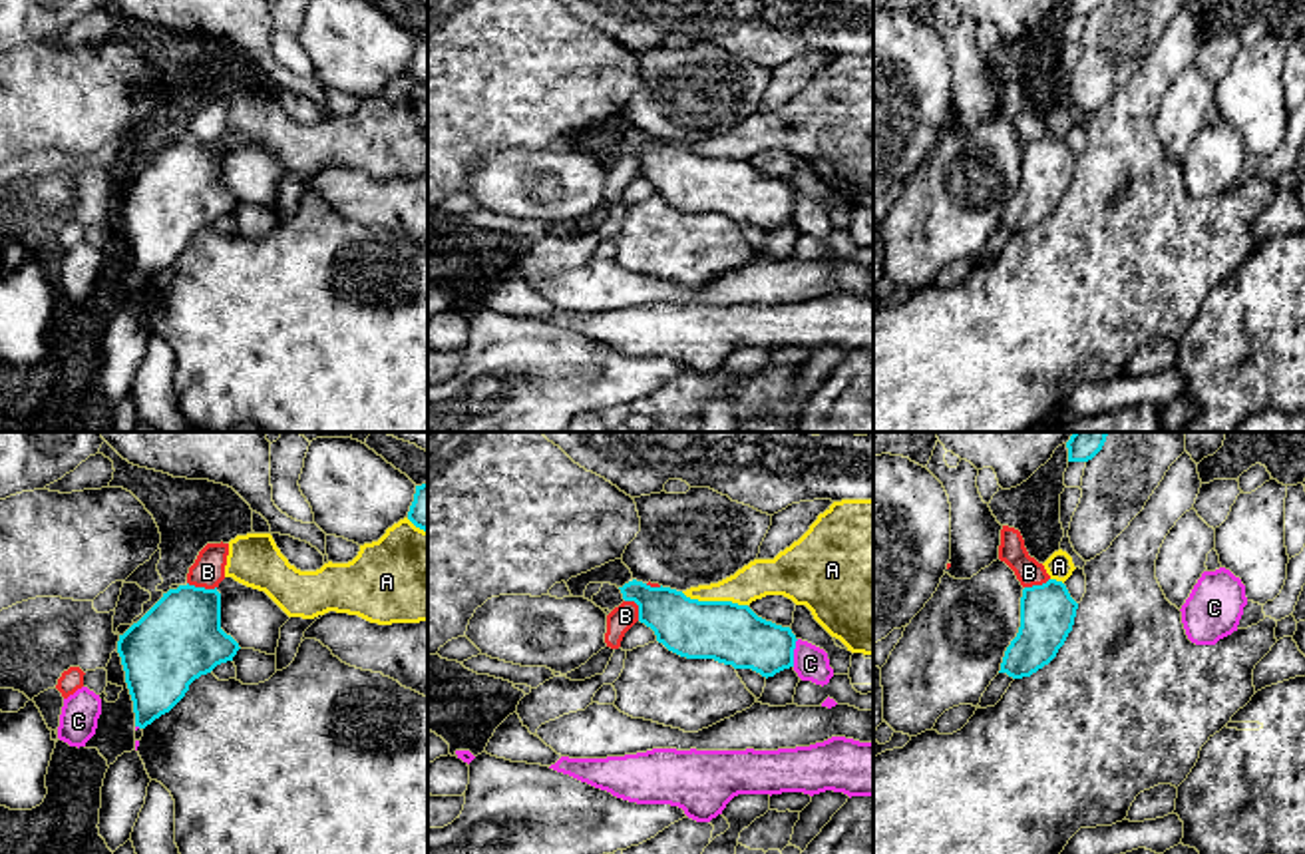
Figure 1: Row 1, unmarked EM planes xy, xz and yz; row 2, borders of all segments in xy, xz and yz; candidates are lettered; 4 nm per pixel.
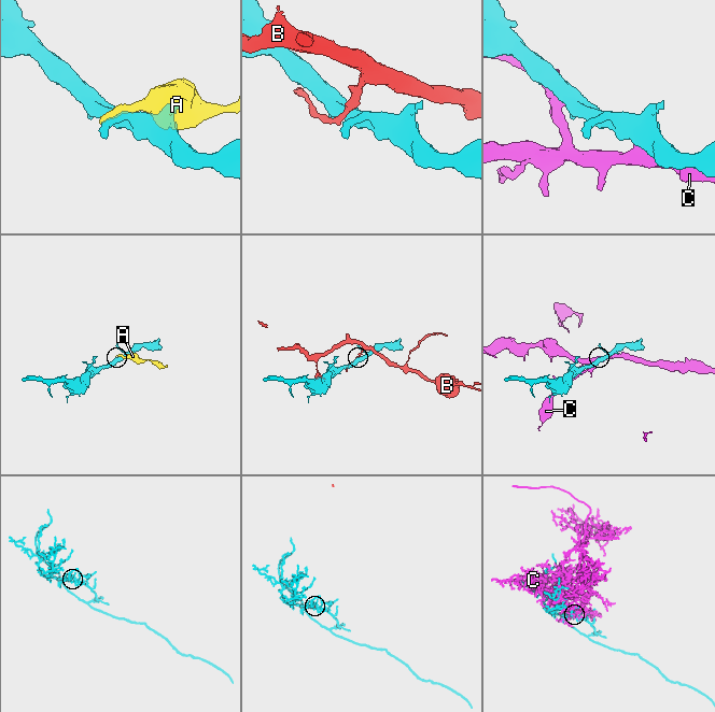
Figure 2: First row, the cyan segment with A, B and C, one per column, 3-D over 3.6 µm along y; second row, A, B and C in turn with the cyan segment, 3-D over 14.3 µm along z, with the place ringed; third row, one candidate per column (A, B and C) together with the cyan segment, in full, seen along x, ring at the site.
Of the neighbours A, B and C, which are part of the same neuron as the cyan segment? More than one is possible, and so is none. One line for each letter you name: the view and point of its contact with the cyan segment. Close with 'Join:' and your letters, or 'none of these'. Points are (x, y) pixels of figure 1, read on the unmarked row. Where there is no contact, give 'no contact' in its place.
Join: none of these

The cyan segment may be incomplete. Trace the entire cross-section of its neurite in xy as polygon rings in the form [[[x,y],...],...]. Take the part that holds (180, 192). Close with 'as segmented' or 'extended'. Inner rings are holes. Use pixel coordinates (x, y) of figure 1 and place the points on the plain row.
[[[179,139],[117,195],[135,281],[145,283],[169,267],[189,239],[217,219],[233,215],[239,197],[221,183],[221,147]]]; as segmented

